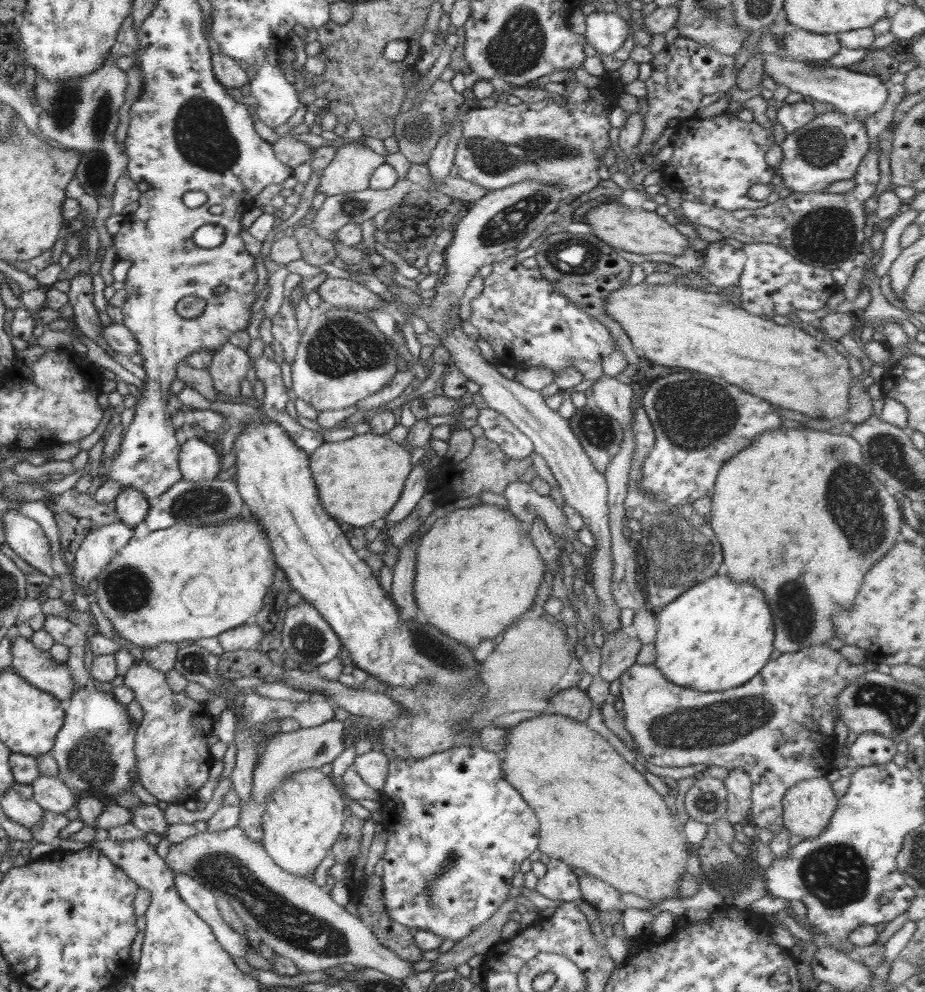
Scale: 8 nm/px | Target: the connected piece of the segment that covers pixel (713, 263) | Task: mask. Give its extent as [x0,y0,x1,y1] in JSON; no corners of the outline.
[694,240,746,288]

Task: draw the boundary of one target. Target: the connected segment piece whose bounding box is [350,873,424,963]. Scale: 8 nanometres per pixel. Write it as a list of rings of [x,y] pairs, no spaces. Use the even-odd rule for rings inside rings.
[[[374,873],[370,877],[367,875],[362,876],[360,880],[354,879],[352,891],[350,892],[351,901],[356,904],[359,919],[372,930],[382,946],[385,946],[385,948],[388,948],[407,962],[416,963],[422,960],[424,951],[416,946],[413,937],[414,931],[410,927],[402,926],[390,918],[385,907],[381,882],[381,876],[376,876]]]

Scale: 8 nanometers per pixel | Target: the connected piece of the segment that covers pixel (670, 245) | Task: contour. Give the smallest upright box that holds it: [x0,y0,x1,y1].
[585,203,689,254]

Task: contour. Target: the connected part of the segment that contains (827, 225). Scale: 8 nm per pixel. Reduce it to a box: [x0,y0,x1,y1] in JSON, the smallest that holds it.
[680,150,879,271]

